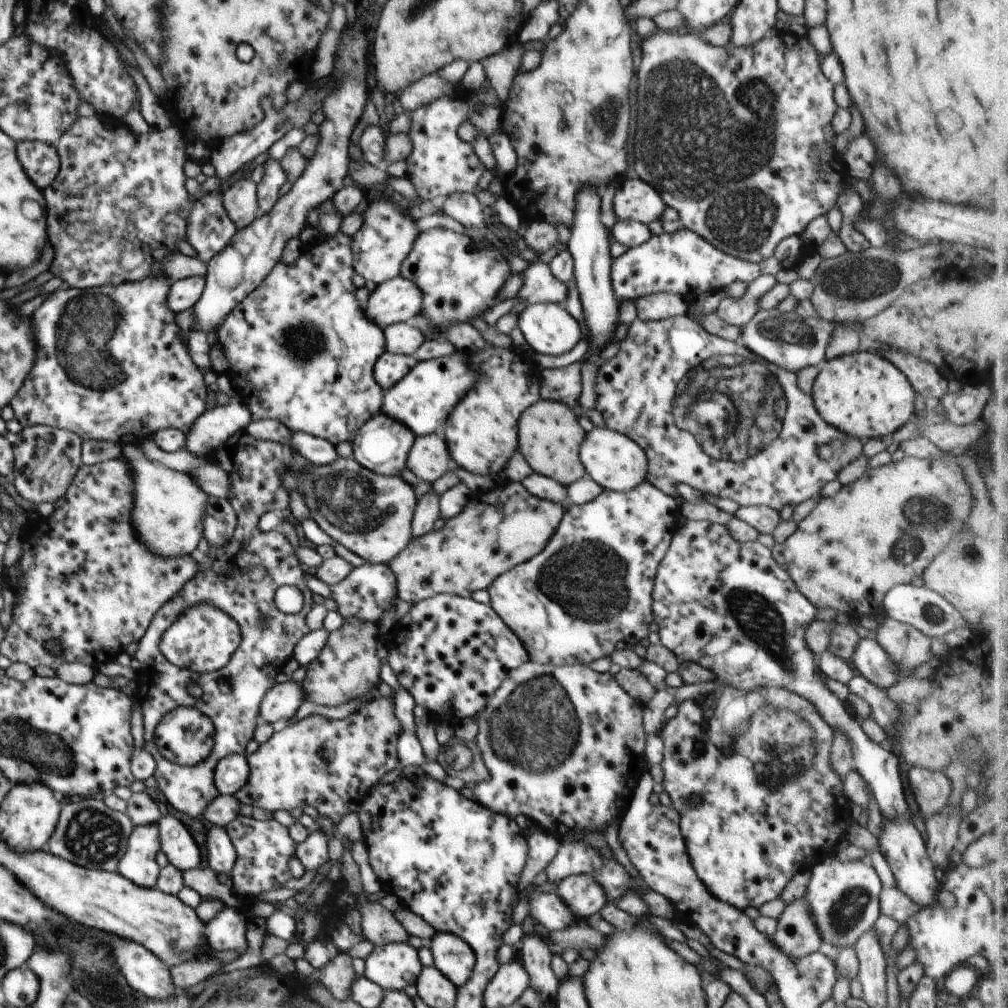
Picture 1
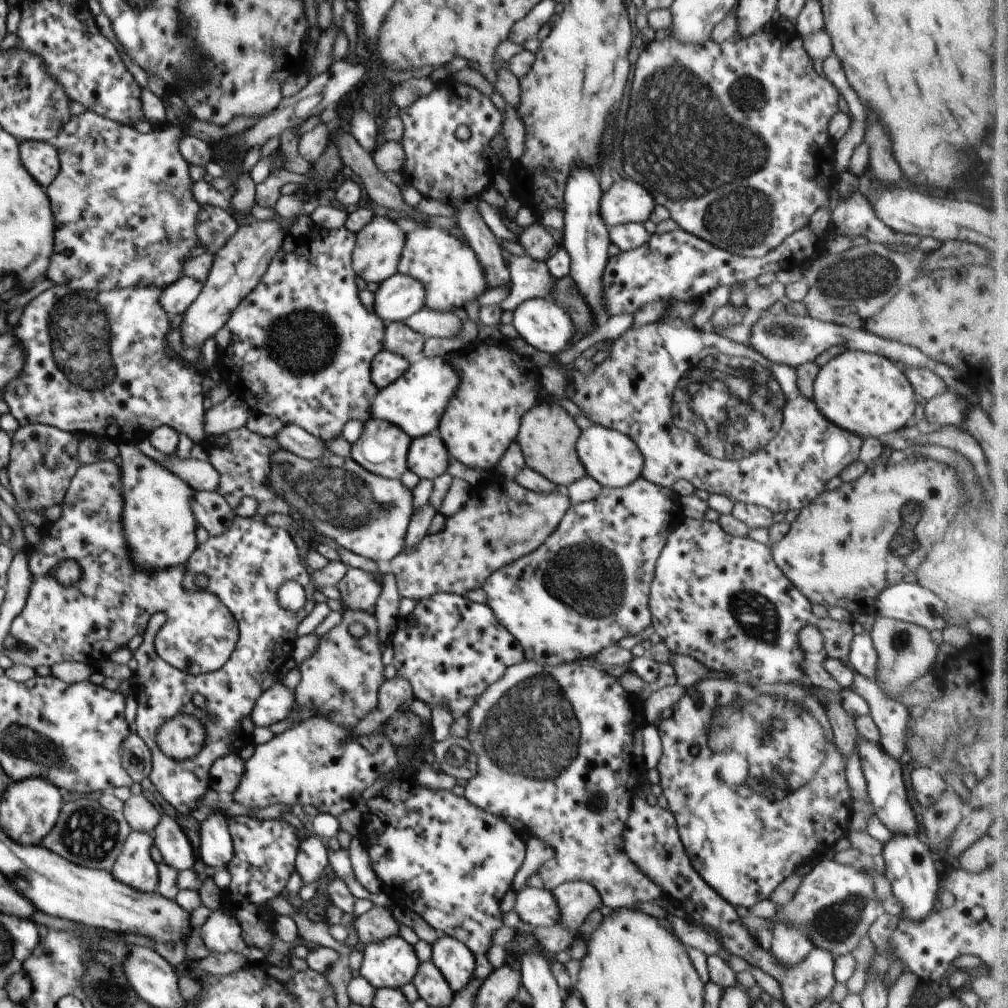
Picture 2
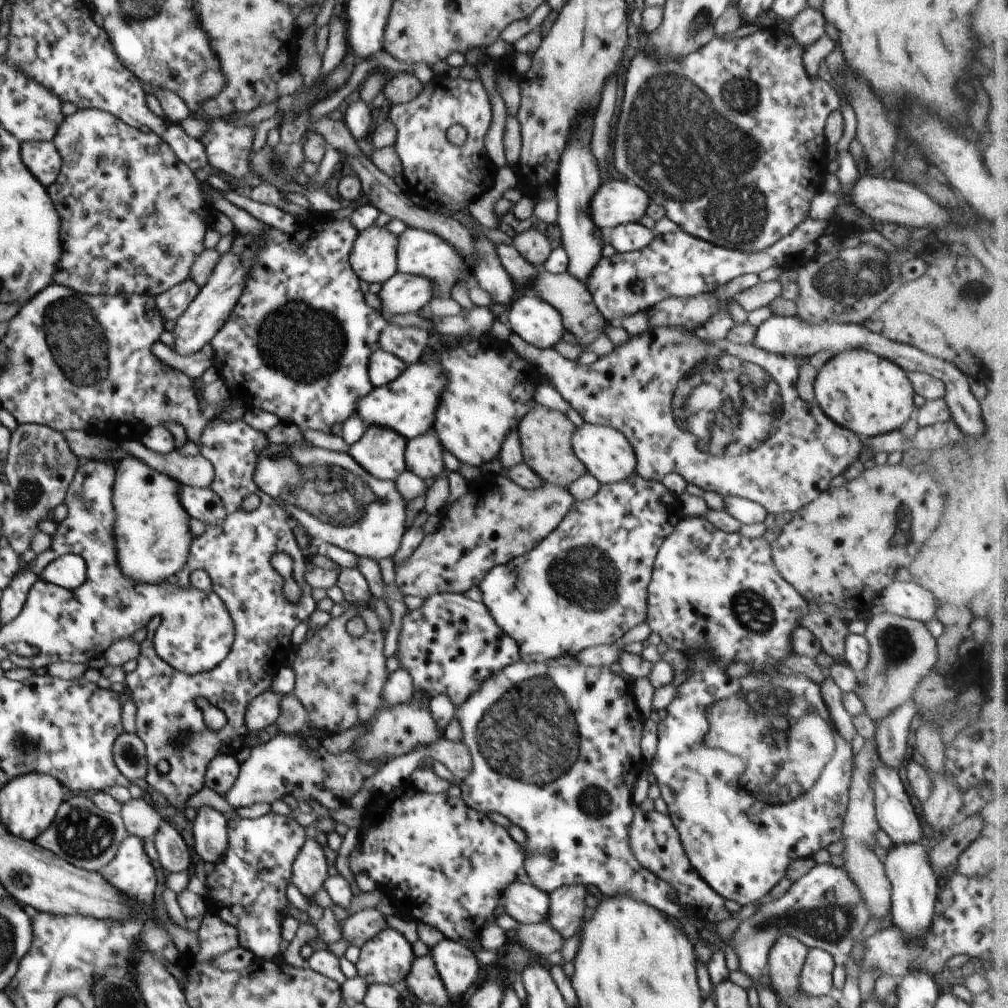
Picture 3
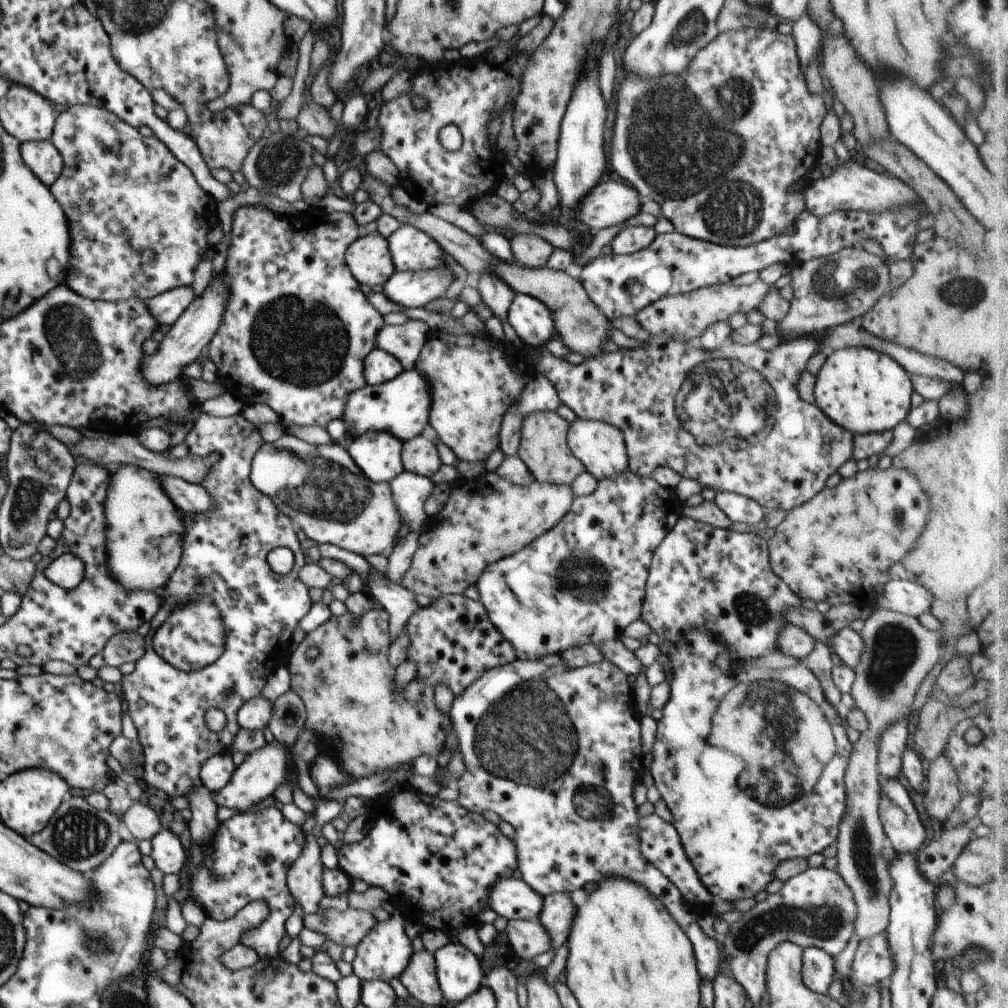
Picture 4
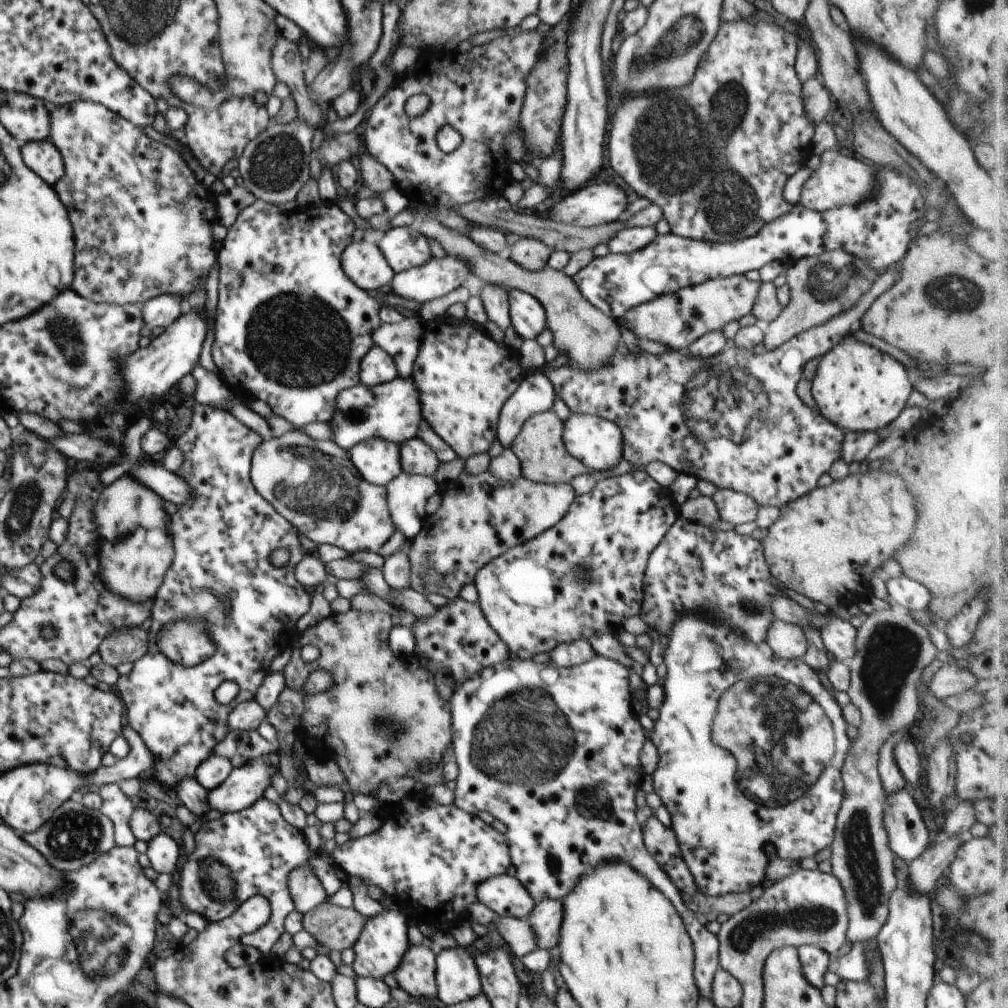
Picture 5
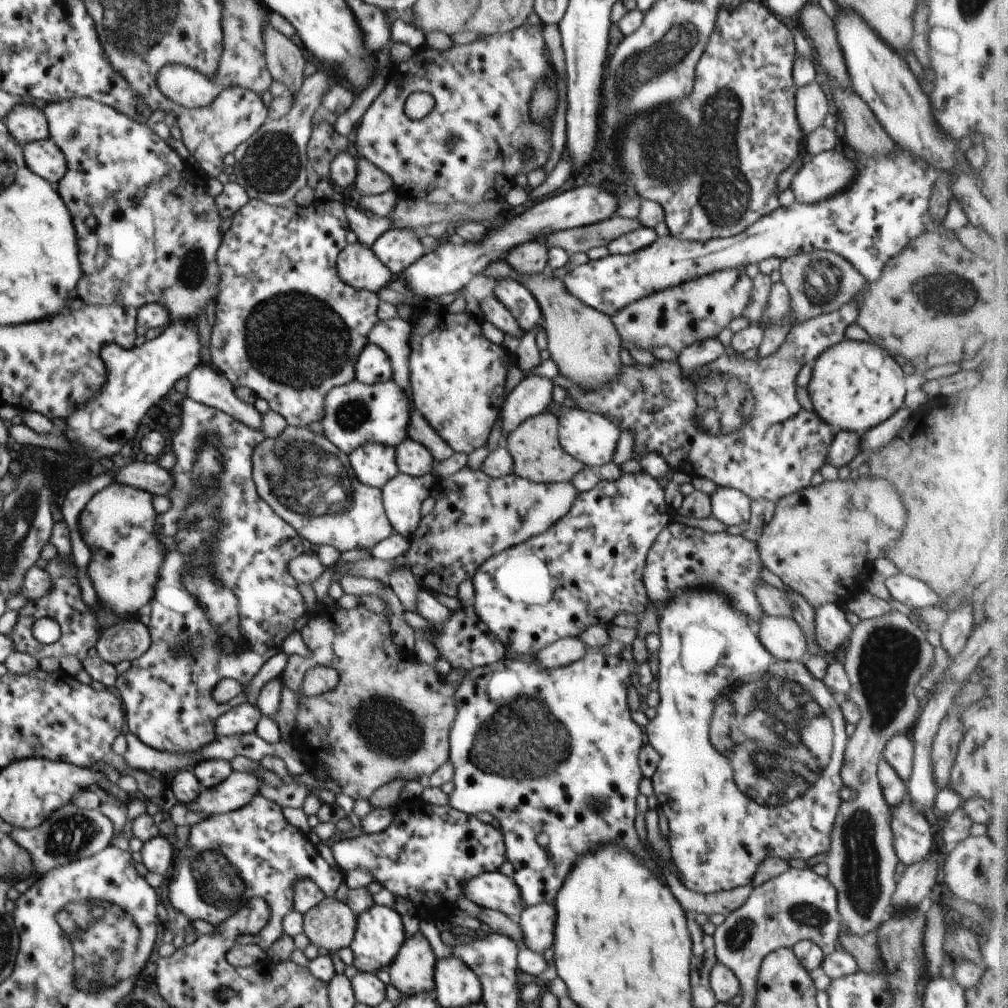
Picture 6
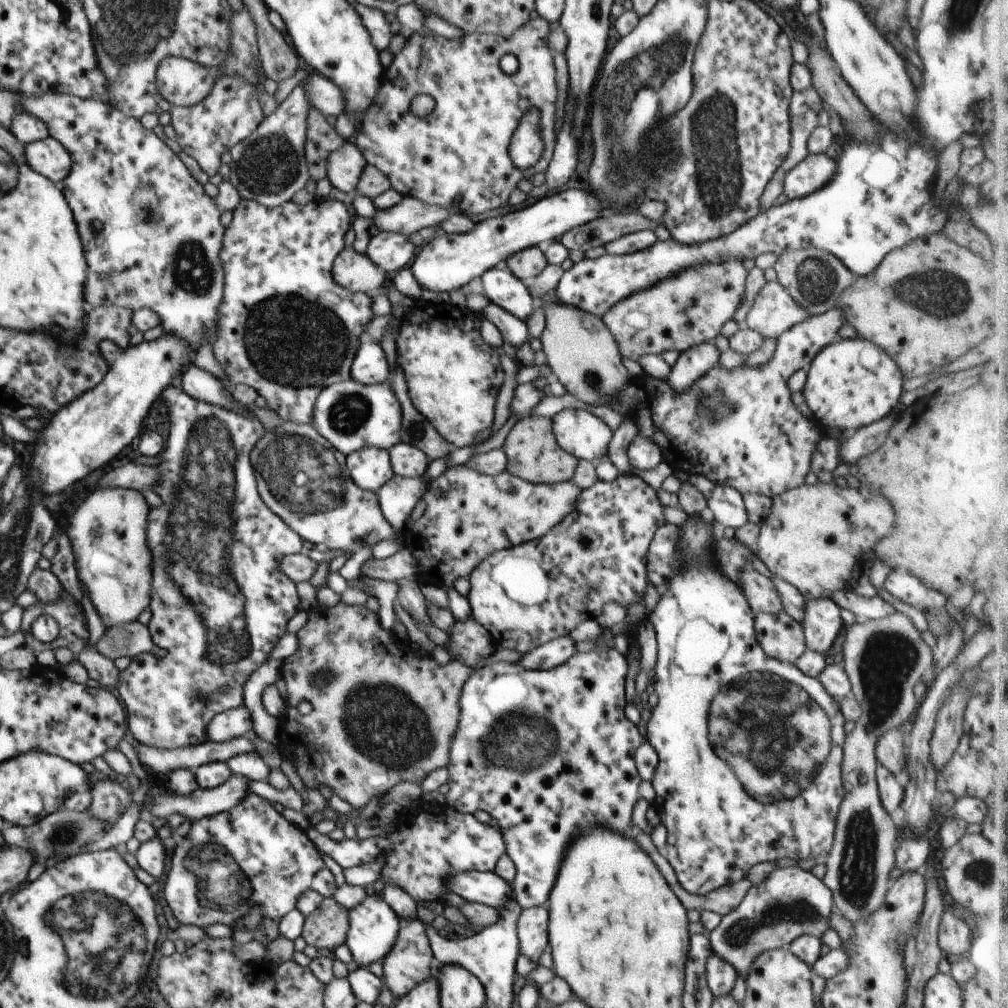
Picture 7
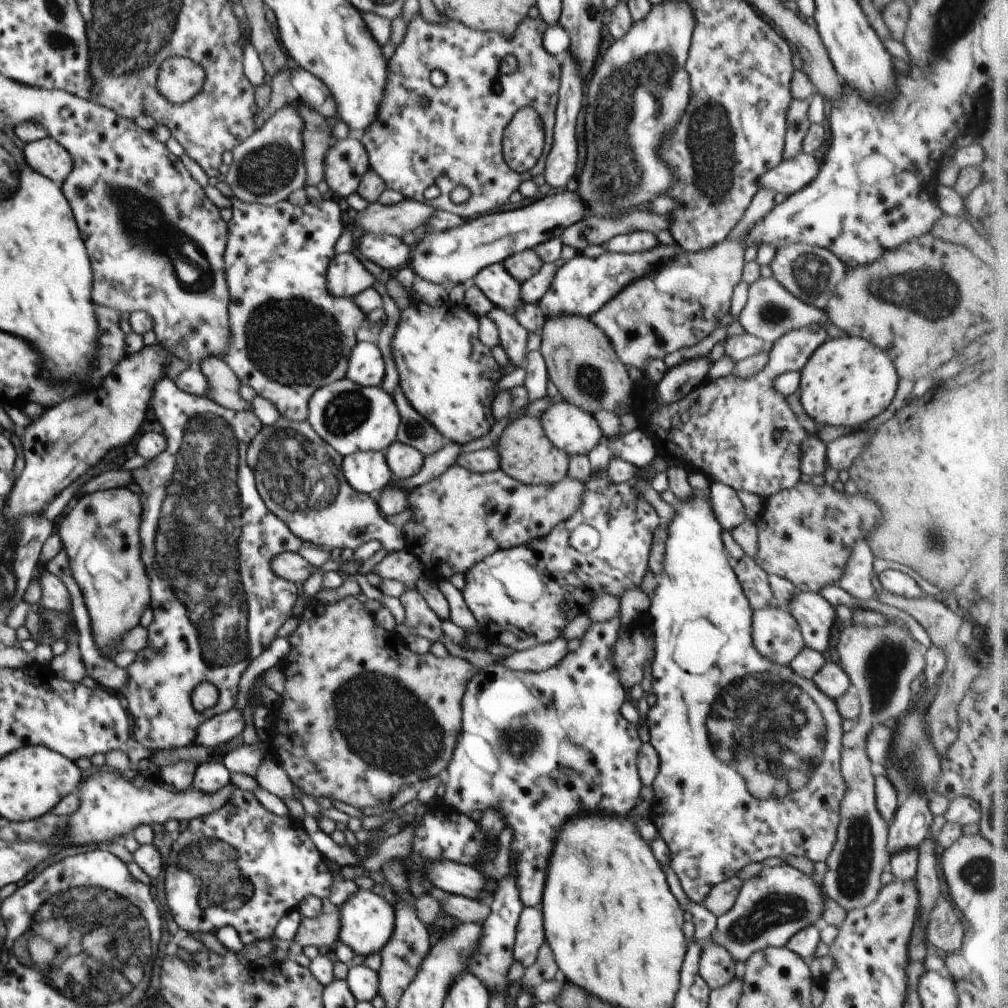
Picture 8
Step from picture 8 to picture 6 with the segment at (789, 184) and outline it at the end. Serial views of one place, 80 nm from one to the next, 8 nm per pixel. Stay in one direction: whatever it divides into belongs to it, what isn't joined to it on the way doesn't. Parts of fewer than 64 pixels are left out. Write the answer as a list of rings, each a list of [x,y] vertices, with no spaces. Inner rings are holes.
[[[830,149],[814,156],[811,162],[804,163],[795,172],[790,188],[794,191],[796,202],[813,205],[845,191],[854,182],[856,174],[857,166],[853,160]]]

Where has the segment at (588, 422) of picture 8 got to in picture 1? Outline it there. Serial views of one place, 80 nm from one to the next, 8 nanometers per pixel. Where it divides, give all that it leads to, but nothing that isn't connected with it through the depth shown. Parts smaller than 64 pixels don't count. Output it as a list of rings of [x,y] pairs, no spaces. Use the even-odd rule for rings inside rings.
[[[594,427],[586,433],[579,453],[587,476],[603,489],[628,492],[646,481],[648,474],[646,453],[625,434],[610,430],[608,427]]]

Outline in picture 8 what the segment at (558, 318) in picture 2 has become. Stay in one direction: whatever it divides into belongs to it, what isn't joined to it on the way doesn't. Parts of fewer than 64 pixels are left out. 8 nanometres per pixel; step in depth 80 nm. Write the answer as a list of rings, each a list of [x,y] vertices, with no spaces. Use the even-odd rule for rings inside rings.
[[[502,263],[483,268],[472,282],[493,302],[494,307],[516,314],[526,304],[521,295],[521,283]]]

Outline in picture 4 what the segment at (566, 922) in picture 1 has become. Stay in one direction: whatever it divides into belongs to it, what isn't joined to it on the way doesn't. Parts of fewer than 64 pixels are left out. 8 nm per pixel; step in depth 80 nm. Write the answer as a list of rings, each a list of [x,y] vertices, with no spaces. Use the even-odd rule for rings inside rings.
[[[513,877],[498,881],[489,890],[489,905],[499,917],[500,921],[509,921],[510,919],[522,919],[523,921],[538,920],[542,912],[545,897],[538,894],[526,881],[515,879]]]

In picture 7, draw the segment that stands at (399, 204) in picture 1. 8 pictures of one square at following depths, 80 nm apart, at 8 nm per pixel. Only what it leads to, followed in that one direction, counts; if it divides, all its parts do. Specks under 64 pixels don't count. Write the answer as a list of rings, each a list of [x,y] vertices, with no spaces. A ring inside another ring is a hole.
[[[353,246],[344,247],[334,259],[332,274],[334,280],[354,293],[376,295],[384,290],[391,275],[385,275],[379,266],[364,252],[359,253]]]

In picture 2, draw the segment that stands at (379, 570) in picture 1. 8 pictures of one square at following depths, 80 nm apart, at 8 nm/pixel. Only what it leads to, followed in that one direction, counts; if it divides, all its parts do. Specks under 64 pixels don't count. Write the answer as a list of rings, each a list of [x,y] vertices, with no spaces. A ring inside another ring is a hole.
[[[356,567],[346,568],[345,575],[336,586],[345,606],[353,611],[364,611],[374,615],[376,599],[382,592],[382,575],[375,575]]]

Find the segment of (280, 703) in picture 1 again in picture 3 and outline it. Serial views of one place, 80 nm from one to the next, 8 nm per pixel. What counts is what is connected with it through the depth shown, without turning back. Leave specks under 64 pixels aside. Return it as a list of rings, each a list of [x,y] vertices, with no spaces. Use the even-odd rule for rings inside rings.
[[[268,689],[257,696],[245,712],[245,723],[251,732],[258,732],[270,724],[275,724],[280,716],[280,701],[284,695]]]

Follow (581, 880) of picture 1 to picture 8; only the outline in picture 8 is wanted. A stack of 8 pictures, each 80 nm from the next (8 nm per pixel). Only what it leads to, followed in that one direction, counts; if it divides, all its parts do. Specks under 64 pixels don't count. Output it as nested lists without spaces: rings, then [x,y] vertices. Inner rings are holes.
[[[523,907],[515,937],[514,958],[527,969],[536,962],[540,947],[545,943],[543,912],[540,907]]]

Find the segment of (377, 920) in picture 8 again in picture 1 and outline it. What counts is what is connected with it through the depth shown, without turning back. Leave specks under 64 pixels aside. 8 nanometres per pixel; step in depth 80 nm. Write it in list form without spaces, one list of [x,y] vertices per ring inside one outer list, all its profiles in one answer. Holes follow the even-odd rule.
[[[408,943],[374,946],[365,959],[365,976],[386,991],[404,991],[421,976],[418,951]]]

